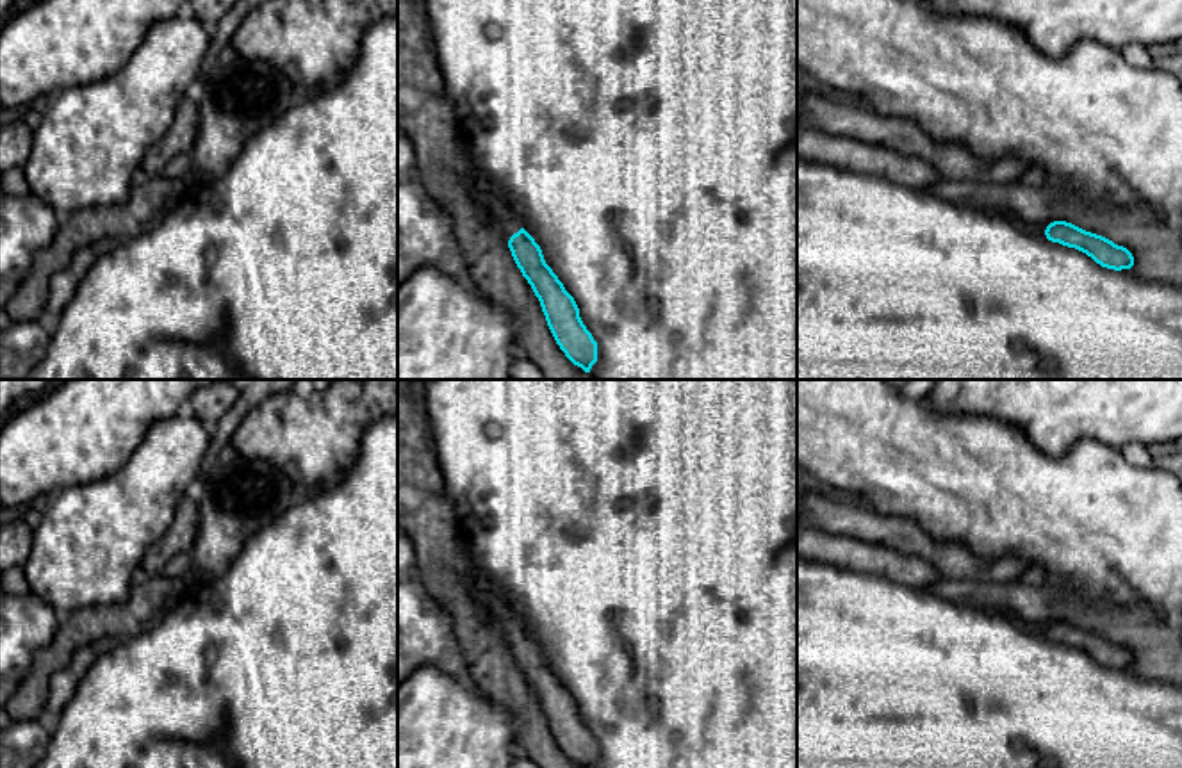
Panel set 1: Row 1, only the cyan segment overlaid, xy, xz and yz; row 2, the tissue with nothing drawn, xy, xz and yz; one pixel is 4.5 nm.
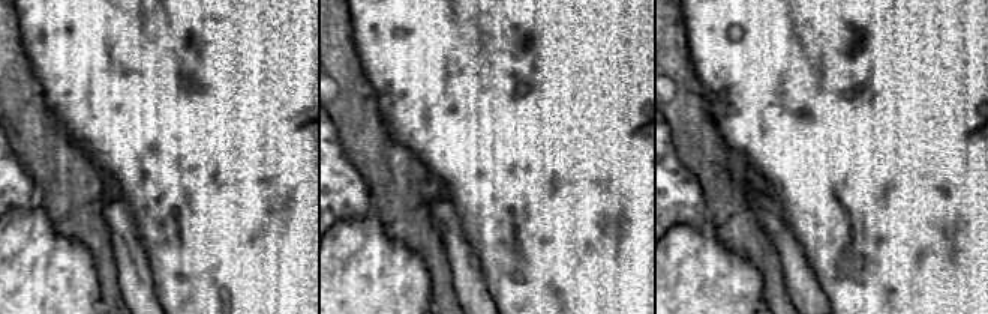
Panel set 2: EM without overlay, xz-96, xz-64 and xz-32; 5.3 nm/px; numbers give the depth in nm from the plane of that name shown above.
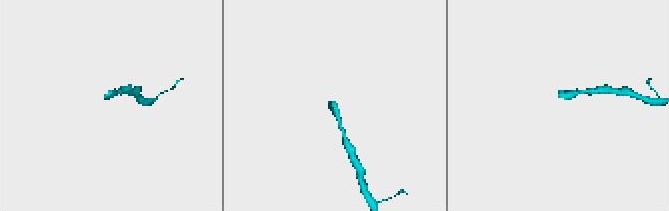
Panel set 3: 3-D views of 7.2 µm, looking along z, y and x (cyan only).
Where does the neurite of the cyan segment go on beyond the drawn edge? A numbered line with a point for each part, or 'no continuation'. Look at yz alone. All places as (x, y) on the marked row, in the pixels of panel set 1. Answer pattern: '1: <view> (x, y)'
no continuation

